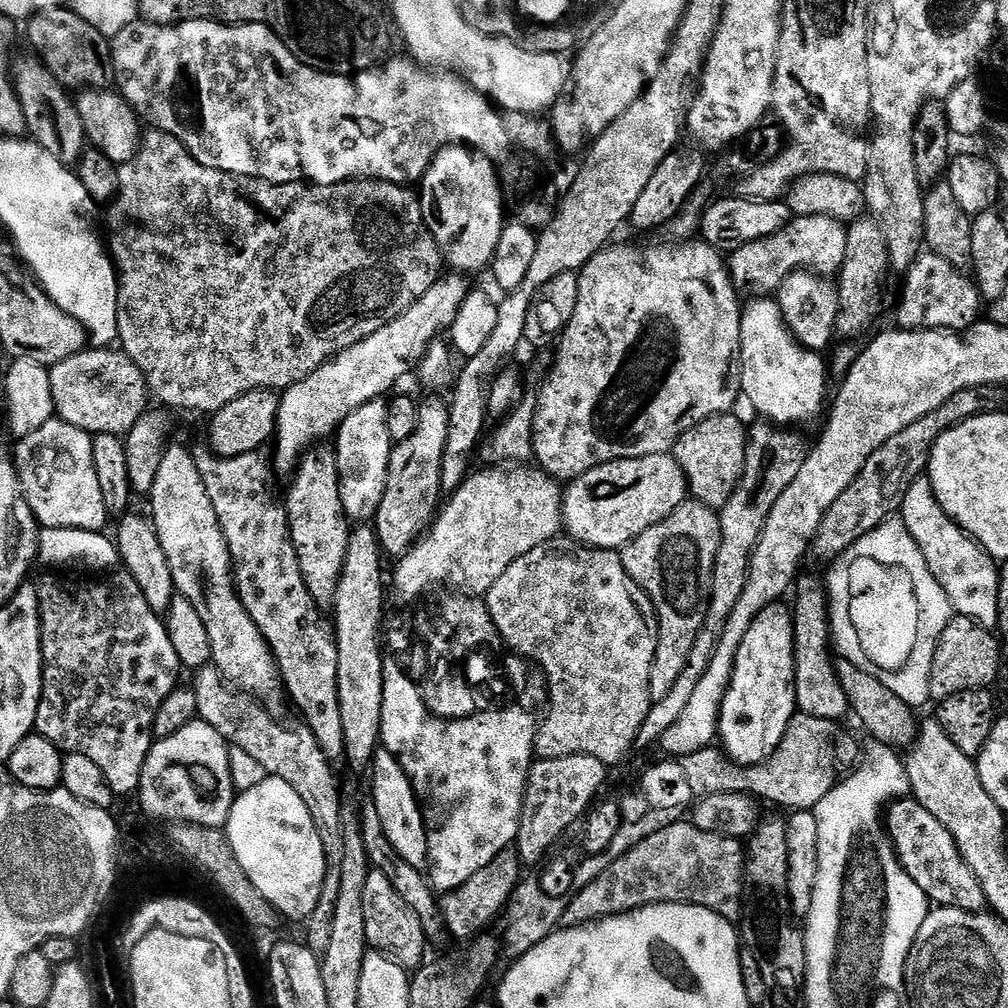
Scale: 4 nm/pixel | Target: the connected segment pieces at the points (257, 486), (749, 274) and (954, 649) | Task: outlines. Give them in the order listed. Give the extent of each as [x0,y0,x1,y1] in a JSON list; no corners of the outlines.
[[196,454,344,762],[728,215,847,294],[932,615,1002,694]]

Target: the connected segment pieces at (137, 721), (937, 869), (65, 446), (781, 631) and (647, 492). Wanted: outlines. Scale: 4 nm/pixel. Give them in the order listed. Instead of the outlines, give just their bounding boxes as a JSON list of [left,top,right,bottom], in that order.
[[35,570,182,797],[888,799,987,913],[14,418,110,532],[718,602,798,766],[562,454,689,550]]

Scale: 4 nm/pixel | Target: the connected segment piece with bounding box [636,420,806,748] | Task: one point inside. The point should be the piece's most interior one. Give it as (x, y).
(741, 526)

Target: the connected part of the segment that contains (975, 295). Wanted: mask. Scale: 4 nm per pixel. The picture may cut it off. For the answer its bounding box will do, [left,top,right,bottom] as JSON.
[895,252,982,331]

